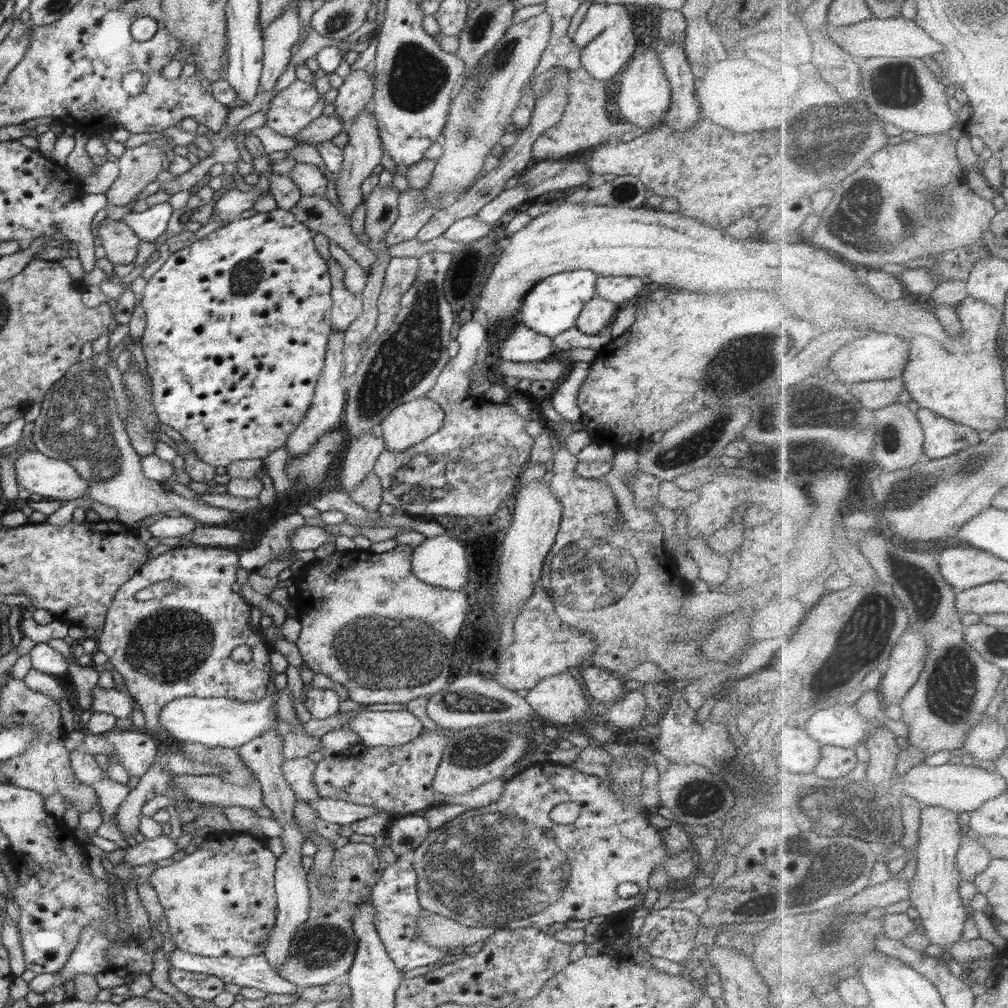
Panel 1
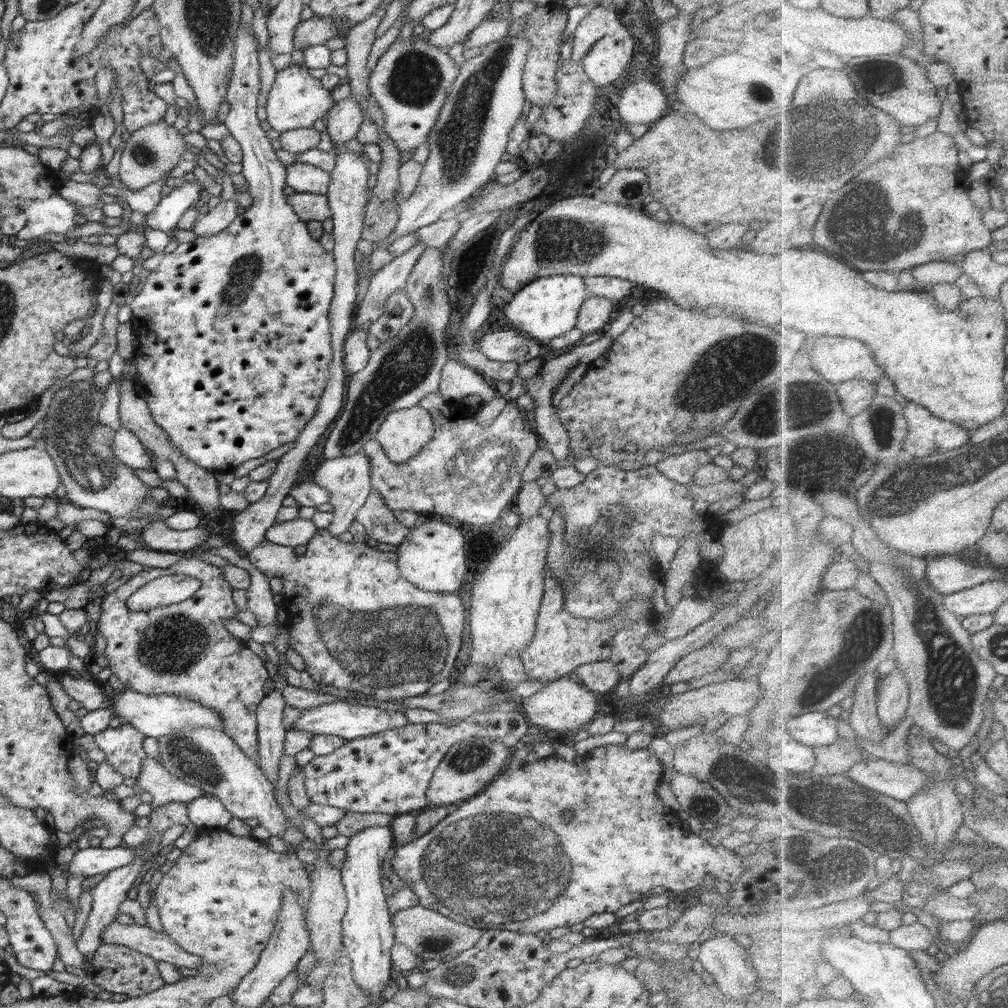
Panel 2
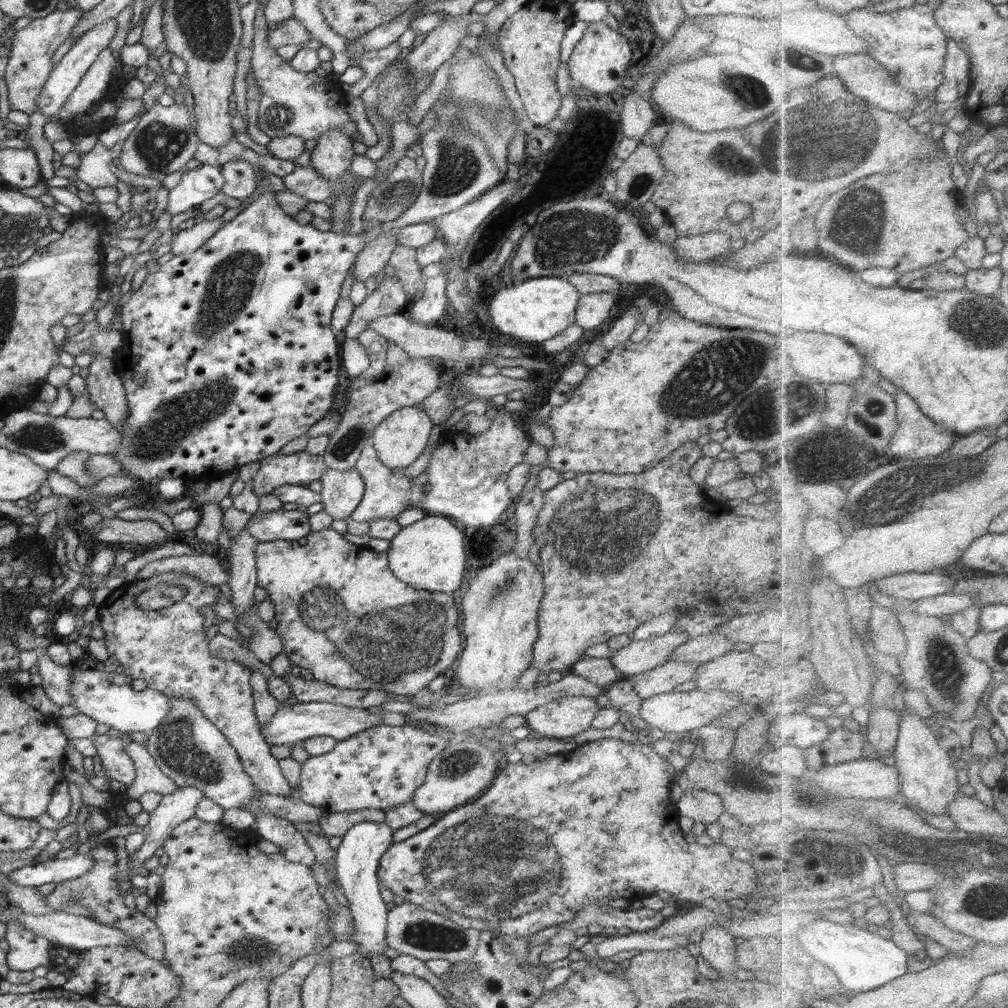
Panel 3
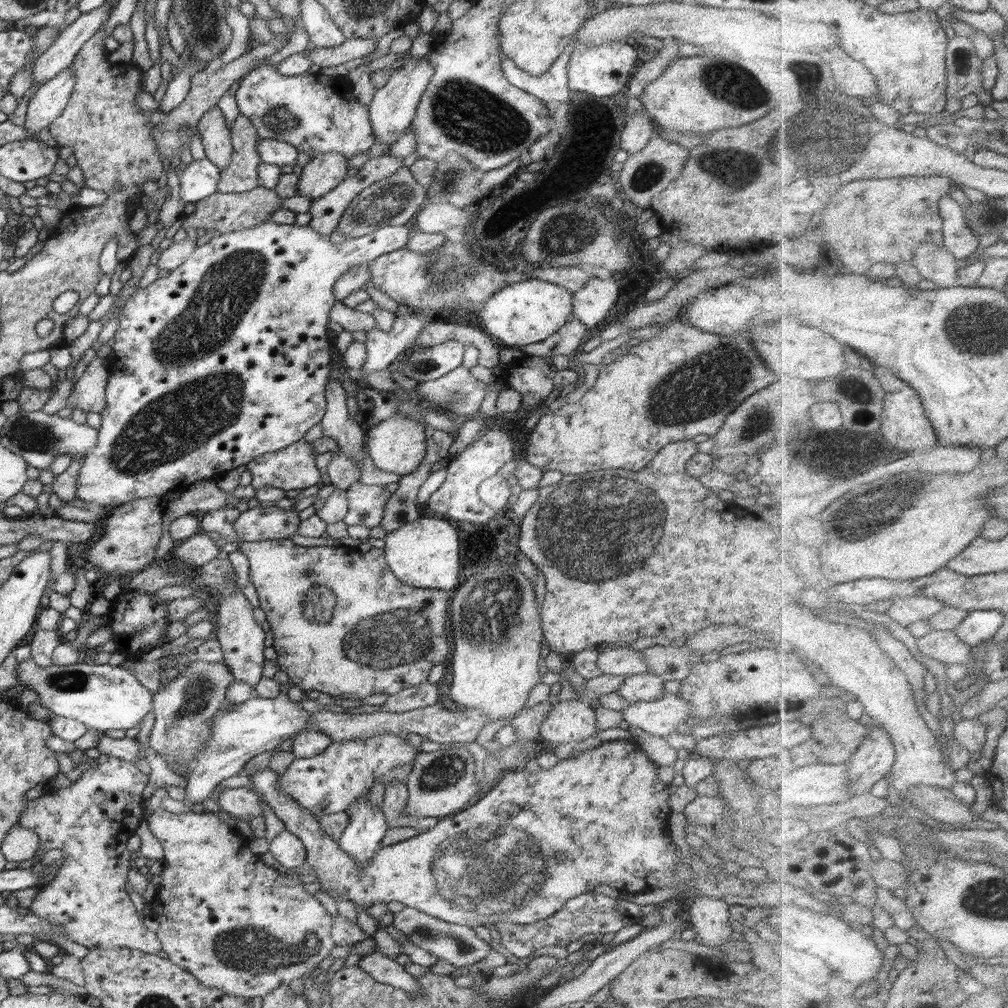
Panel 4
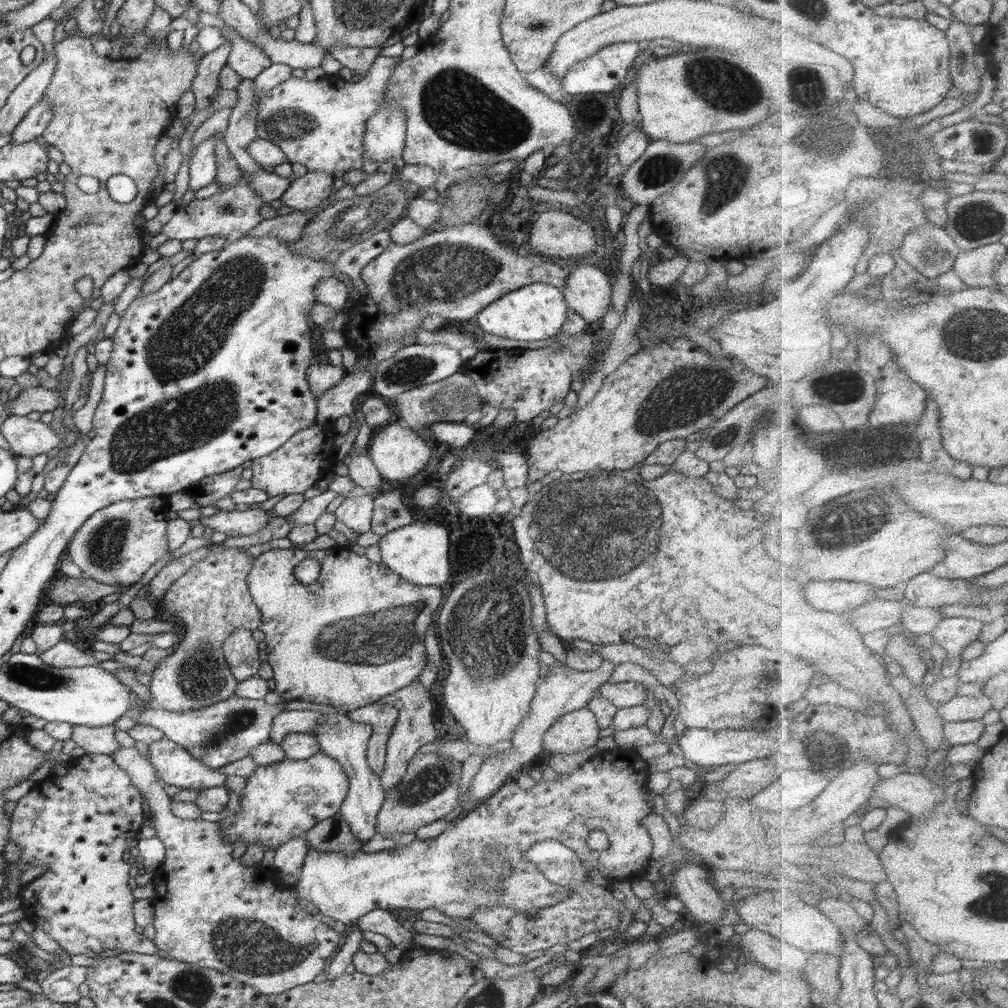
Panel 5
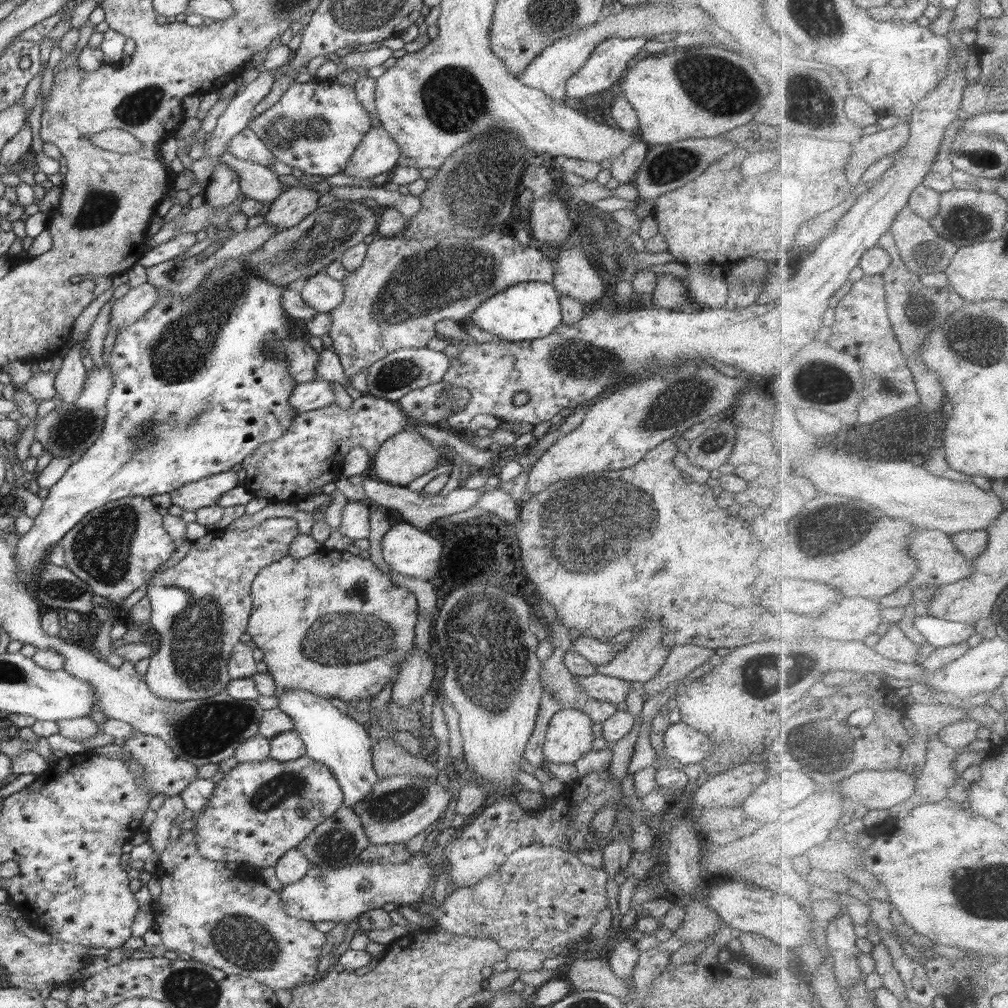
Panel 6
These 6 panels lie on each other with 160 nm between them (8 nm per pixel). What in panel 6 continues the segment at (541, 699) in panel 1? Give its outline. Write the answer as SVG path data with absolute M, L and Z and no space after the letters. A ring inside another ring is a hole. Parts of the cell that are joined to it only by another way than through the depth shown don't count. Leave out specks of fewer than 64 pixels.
M562 709L550 719L543 754L546 762L574 764L592 750L593 720L576 709Z

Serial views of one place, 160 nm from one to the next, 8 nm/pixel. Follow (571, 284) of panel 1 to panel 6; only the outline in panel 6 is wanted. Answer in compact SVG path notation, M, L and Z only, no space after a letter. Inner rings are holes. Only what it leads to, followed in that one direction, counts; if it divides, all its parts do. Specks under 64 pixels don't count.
M519 282L487 298L469 317L482 330L502 340L518 342L544 338L562 323L563 316L559 292L552 283Z

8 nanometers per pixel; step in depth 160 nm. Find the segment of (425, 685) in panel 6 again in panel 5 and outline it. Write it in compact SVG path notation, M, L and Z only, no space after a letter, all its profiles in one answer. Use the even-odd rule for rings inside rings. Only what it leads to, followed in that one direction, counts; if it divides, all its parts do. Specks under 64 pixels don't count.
M412 681L408 686L399 688L394 692L379 698L382 704L391 704L397 708L397 719L391 728L387 740L387 752L385 755L385 767L380 774L380 780L384 790L396 786L406 774L409 760L419 753L419 749L427 744L434 743L439 738L440 733L434 729L432 724L432 699L430 700L430 690L423 687L420 681Z

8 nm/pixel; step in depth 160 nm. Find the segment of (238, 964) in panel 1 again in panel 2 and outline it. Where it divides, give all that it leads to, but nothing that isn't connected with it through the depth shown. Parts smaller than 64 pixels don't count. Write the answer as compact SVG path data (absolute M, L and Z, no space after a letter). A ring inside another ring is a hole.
M114 921L102 931L102 940L104 944L128 947L157 962L170 962L178 968L197 969L202 966L202 958L188 955L170 936L149 926Z

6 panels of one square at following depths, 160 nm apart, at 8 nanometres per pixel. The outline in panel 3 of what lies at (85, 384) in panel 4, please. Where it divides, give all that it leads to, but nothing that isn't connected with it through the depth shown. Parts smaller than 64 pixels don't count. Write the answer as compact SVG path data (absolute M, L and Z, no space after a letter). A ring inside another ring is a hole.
M96 355L88 367L84 396L105 414L115 427L121 425L128 414L124 385L116 372L113 359Z

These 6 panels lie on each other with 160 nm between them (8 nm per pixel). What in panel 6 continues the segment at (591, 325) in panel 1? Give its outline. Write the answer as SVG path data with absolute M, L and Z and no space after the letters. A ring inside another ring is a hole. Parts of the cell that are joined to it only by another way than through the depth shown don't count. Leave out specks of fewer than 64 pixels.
M570 248L558 252L554 265L551 283L560 295L576 299L586 307L598 303L605 292L604 282L582 250Z

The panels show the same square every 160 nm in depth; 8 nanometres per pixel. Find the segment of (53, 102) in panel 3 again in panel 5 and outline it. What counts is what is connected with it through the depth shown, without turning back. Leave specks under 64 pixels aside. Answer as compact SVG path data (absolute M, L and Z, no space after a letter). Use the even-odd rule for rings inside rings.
M43 98L26 113L24 120L11 133L12 143L20 144L34 141L45 132L46 126L50 124L50 119L51 106L49 100Z

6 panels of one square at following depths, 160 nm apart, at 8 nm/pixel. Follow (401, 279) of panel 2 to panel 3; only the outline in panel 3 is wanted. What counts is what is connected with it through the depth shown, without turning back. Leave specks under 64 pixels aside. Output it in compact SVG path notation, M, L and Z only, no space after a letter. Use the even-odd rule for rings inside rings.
M385 276L380 287L365 298L365 301L353 310L351 319L343 330L343 338L356 339L367 324L381 316L390 316L404 311L409 303L405 290L393 276Z

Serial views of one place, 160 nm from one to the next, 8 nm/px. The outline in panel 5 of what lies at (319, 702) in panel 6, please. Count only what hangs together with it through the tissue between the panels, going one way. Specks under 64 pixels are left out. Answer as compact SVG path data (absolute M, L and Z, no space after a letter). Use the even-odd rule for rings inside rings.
M323 713L323 719L315 728L315 740L318 740L320 753L334 760L345 770L349 784L348 792L340 807L344 820L350 826L351 832L358 838L361 846L372 836L377 834L375 829L376 815L381 809L385 790L380 777L370 768L366 755L366 747L370 740L372 728L369 724L356 722L347 714Z

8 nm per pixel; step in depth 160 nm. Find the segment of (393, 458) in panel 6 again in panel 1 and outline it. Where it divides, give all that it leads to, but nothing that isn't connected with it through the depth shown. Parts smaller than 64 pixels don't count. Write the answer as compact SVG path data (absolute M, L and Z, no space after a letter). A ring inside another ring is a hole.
M427 396L397 406L380 424L385 450L404 452L422 442L442 428L444 417L442 407Z

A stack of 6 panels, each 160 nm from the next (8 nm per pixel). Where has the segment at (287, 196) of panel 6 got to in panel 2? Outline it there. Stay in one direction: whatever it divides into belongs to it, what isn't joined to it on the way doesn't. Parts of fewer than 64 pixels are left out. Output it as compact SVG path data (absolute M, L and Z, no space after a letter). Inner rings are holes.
M351 94L346 99L335 102L334 106L327 111L325 119L325 130L336 146L334 150L341 151L347 141L357 137L364 114L358 101L354 100Z

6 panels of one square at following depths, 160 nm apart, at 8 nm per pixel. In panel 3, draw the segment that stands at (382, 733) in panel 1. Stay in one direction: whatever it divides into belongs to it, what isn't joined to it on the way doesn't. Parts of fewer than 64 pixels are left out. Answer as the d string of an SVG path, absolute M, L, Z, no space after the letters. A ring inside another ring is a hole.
M281 702L274 711L272 718L267 720L265 725L260 726L260 732L264 741L270 746L294 746L296 742L308 740L313 736L331 736L337 742L343 741L355 734L360 734L371 726L378 726L382 723L384 722L378 713L372 714L368 709L364 708L348 708L341 704L328 702L299 702L286 706Z

